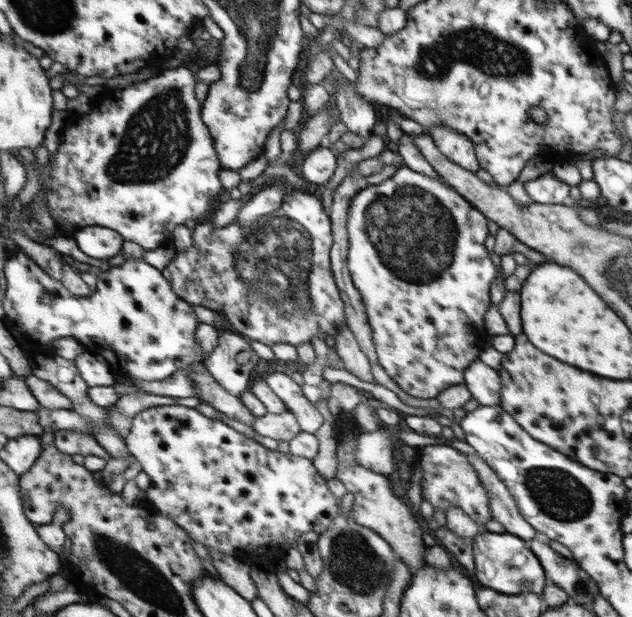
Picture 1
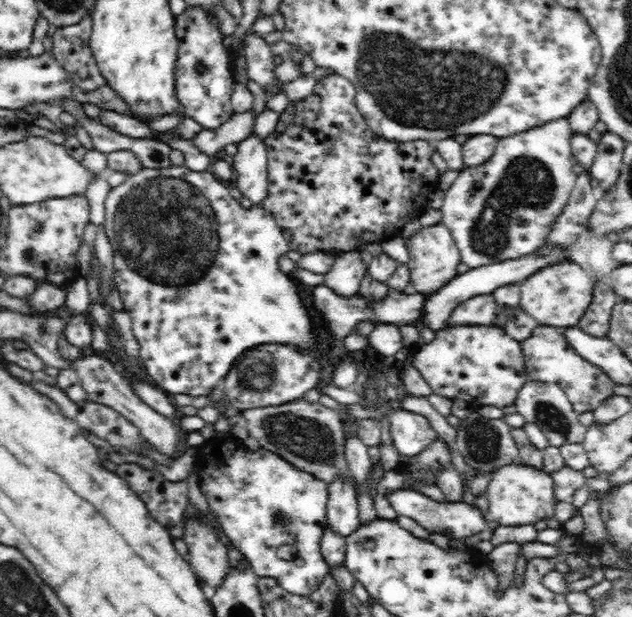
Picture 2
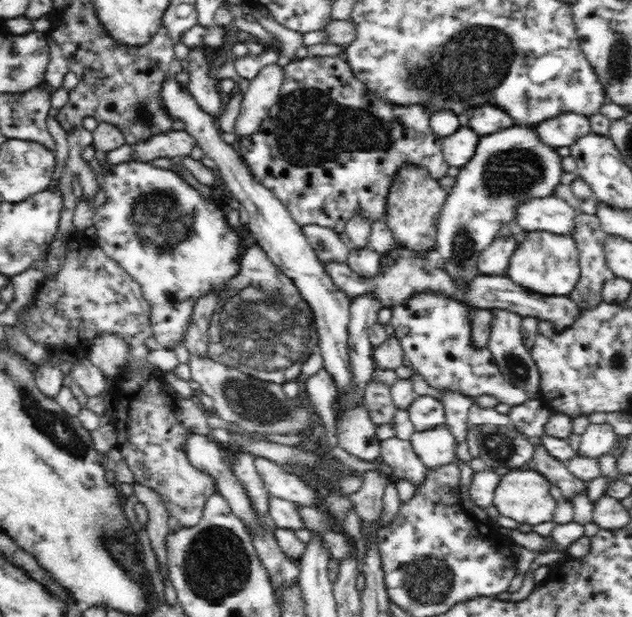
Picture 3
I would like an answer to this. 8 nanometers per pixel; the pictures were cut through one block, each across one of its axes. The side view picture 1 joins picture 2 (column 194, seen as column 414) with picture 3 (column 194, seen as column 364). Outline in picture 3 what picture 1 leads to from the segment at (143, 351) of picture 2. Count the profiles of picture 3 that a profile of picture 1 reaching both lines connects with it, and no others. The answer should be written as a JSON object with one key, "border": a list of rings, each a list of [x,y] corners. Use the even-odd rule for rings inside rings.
{"border":[[[130,160],[112,165],[106,175],[100,177],[100,184],[105,190],[106,202],[94,213],[97,245],[140,285],[143,297],[151,307],[151,329],[156,342],[166,350],[176,350],[176,346],[182,343],[184,330],[190,324],[196,298],[209,291],[220,293],[229,280],[238,274],[240,252],[245,241],[240,240],[240,236],[228,224],[227,207],[212,197],[204,197],[176,171]]]}

